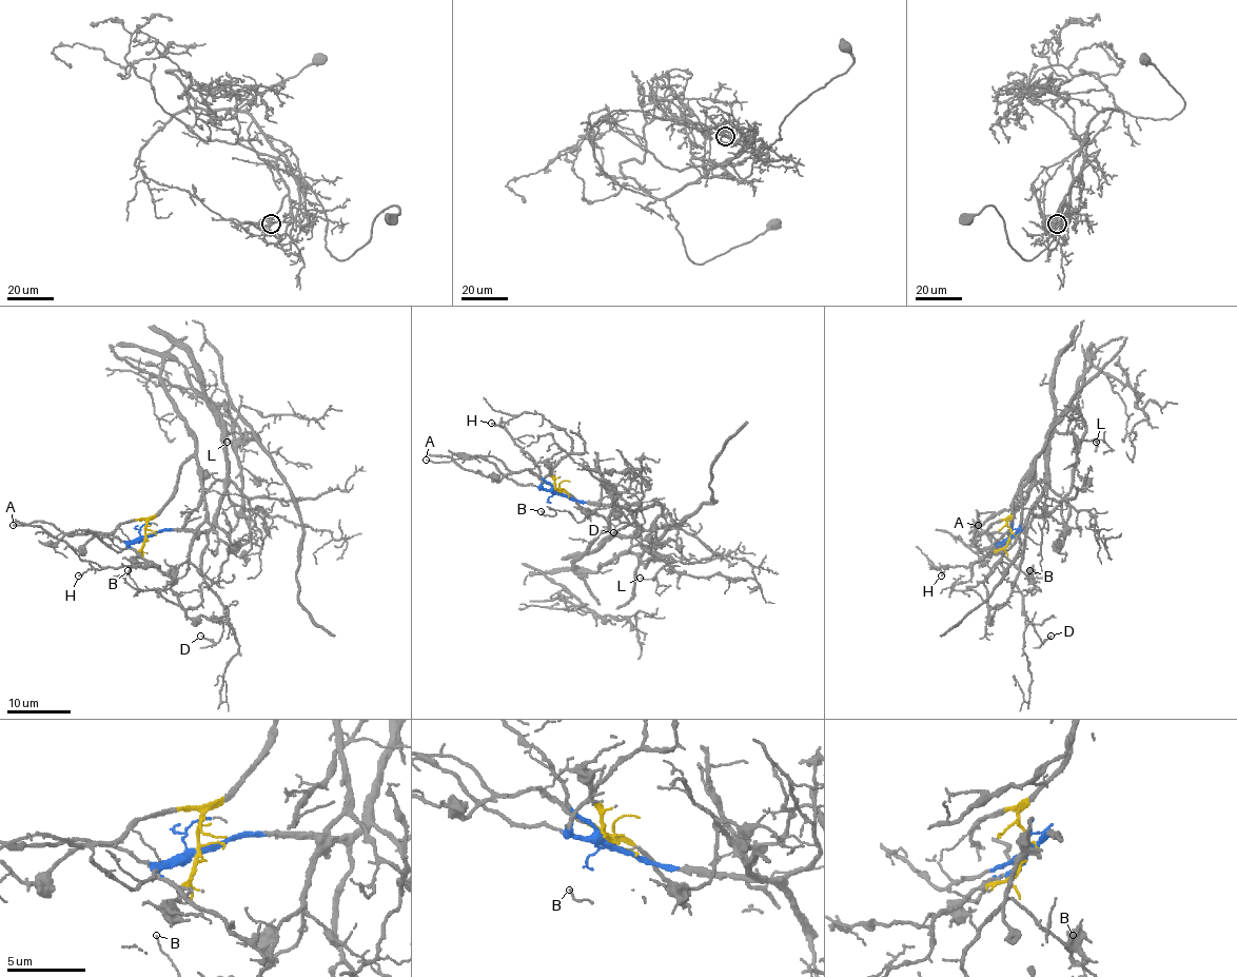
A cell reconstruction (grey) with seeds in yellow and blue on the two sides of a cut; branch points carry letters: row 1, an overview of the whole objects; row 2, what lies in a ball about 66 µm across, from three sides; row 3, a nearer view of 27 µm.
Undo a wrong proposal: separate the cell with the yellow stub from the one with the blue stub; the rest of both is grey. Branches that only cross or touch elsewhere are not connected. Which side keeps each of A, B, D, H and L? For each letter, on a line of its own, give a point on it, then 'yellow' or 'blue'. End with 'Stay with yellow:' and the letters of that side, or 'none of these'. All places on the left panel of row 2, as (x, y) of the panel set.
A: at (13, 525); blue
B: at (128, 570); yellow
D: at (200, 636); blue
H: at (78, 575); blue
L: at (227, 442); blue
Stay with yellow: B

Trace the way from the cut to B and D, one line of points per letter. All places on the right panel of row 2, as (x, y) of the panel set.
B: (1012, 535), (1007, 519), (1026, 499), (1036, 456), (1014, 500), (1002, 554), (1039, 591), (1029, 588), (1029, 570)
D: (1012, 535), (1020, 530), (1024, 535), (1015, 585), (1021, 594), (1024, 616), (1042, 642), (1051, 636)

